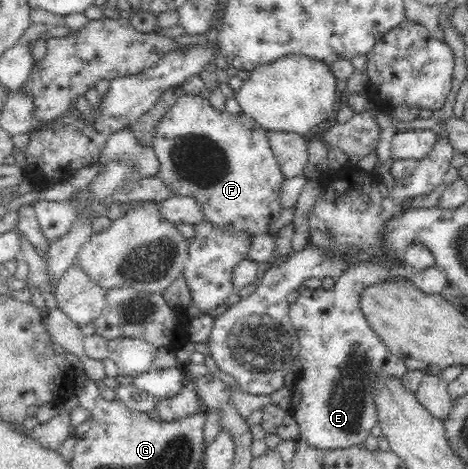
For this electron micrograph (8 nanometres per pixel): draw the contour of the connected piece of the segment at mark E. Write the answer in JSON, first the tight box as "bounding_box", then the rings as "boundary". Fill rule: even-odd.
{"bounding_box":[288,259,408,450],"boundary":[[[404,259],[366,260],[347,268],[335,282],[333,291],[319,289],[300,290],[299,296],[290,303],[288,315],[293,328],[298,334],[300,351],[298,359],[300,369],[291,385],[291,403],[289,413],[294,417],[299,427],[299,440],[305,440],[311,448],[328,450],[329,448],[346,448],[353,445],[363,445],[371,434],[371,429],[378,422],[377,404],[375,404],[375,385],[385,376],[402,378],[408,371],[407,366],[389,351],[380,338],[369,326],[364,314],[360,311],[360,294],[371,285],[407,277],[407,267]]]}

